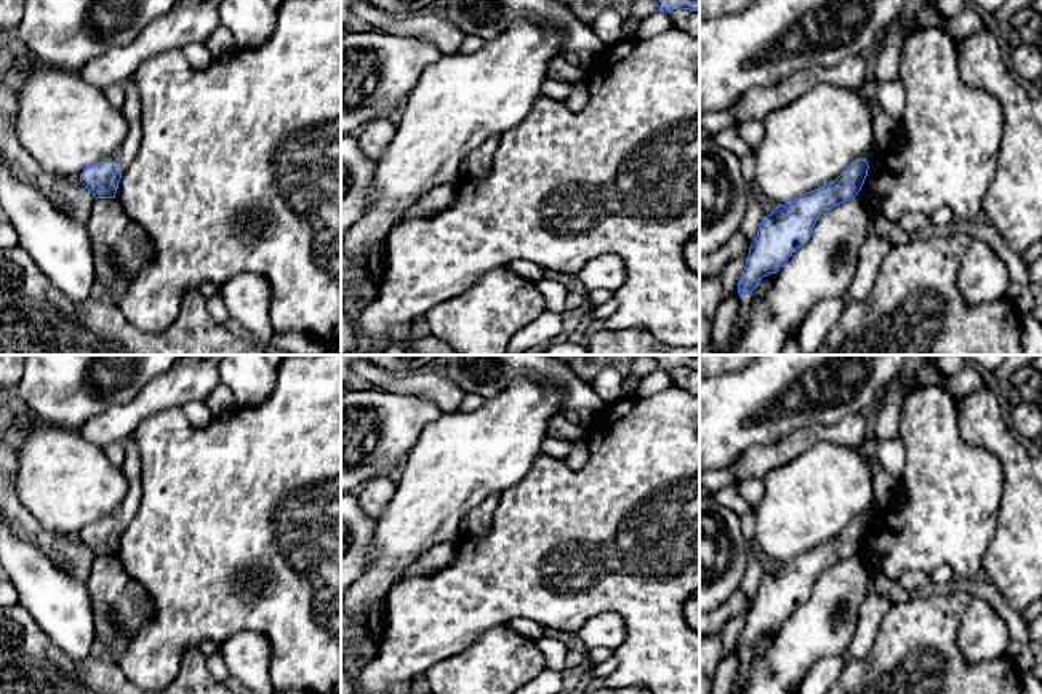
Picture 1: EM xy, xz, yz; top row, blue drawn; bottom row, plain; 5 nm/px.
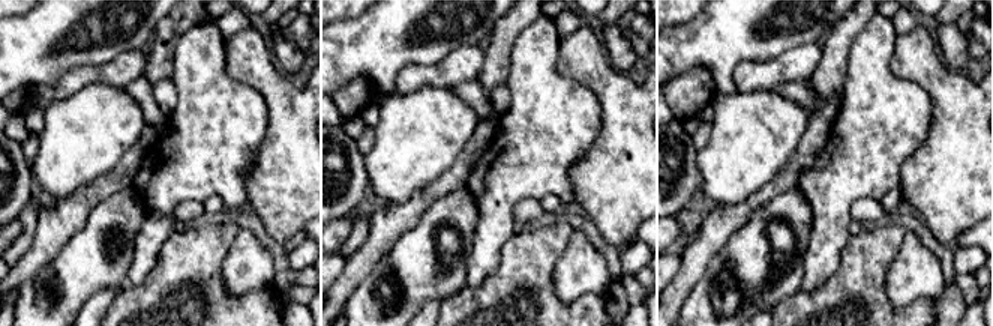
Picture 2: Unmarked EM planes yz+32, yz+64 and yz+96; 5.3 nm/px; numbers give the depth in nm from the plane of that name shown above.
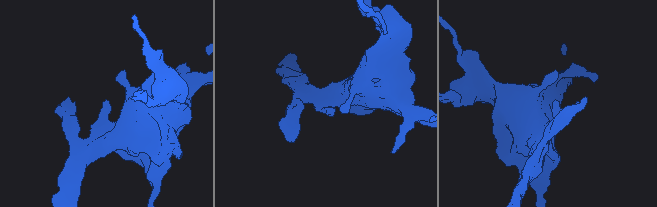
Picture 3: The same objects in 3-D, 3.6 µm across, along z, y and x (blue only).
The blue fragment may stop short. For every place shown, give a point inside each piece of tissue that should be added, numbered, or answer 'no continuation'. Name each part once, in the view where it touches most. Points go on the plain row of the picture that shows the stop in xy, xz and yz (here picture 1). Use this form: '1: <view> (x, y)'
1: xy (124, 514)

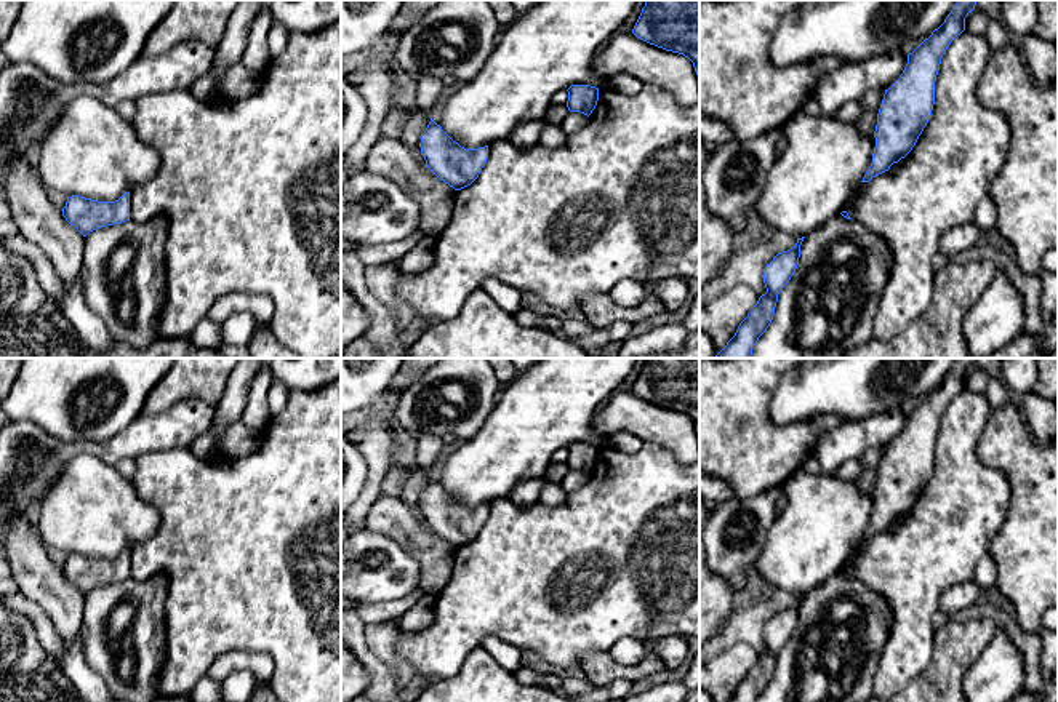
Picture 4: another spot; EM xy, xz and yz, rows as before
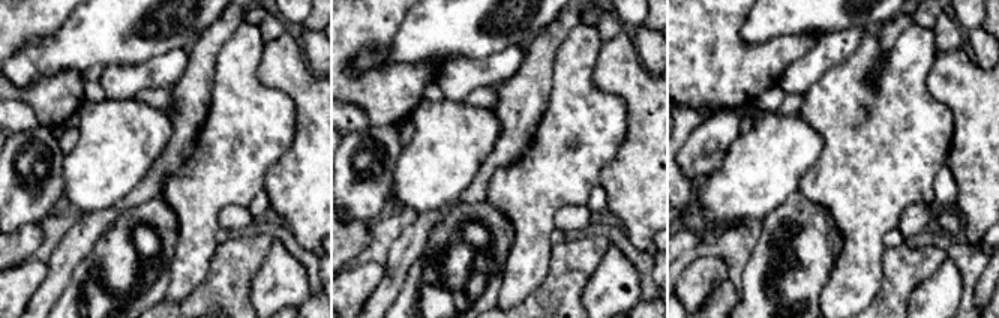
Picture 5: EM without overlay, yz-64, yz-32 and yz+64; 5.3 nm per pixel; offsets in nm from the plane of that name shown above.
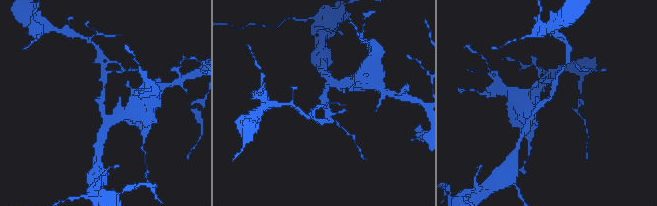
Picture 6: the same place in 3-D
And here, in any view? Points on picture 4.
no continuation

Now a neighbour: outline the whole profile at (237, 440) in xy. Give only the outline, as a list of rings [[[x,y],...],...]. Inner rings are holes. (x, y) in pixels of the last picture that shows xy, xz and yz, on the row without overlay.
[[[242,421],[214,433],[218,451],[224,456],[245,457],[258,451],[261,432],[250,430]]]

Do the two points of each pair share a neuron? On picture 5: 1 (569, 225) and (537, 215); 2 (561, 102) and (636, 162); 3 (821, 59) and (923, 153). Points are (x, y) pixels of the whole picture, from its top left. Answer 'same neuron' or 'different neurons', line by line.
1: different neurons
2: different neurons
3: different neurons

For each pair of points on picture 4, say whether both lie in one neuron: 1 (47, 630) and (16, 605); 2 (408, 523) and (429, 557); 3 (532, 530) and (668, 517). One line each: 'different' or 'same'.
1: same
2: same
3: same

